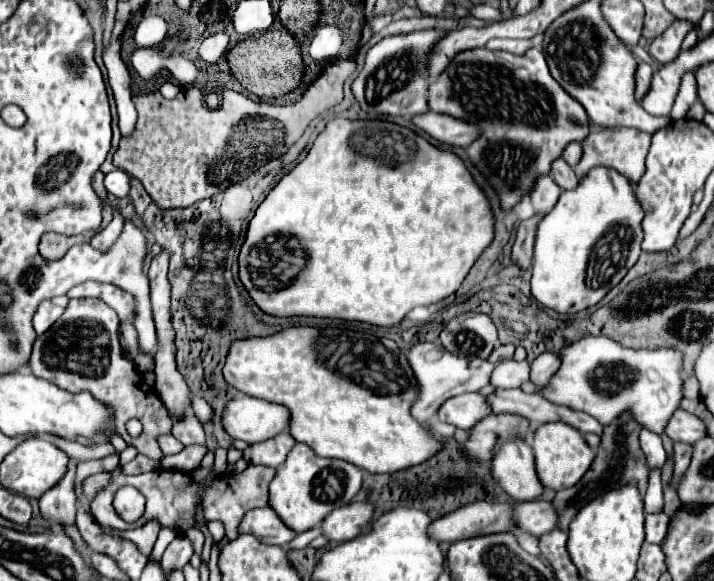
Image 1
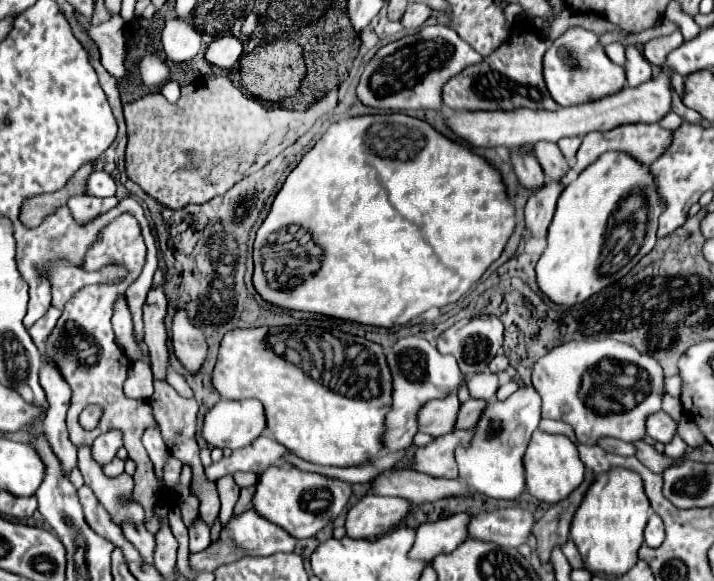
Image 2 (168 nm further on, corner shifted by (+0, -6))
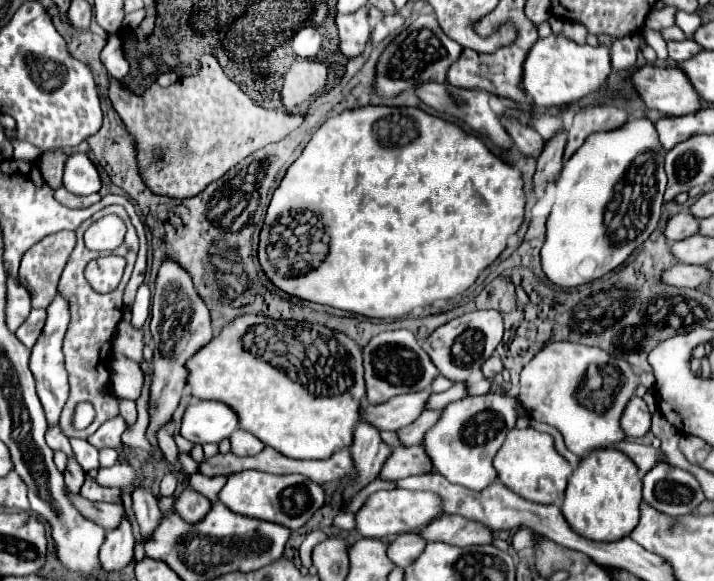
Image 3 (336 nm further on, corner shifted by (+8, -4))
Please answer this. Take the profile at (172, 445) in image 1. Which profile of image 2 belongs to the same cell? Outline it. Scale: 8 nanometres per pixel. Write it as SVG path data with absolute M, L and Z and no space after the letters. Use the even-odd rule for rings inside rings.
M147 428L141 440L143 440L143 446L145 446L147 452L149 452L151 462L155 464L155 474L157 474L157 478L163 480L163 468L165 468L167 458L169 458L169 448L167 448L161 432L155 430L155 428Z

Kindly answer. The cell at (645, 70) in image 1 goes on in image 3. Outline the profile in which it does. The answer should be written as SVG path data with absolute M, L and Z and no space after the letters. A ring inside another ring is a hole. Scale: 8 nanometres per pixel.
M627 34L623 38L613 40L611 44L611 66L615 70L627 70L631 66L635 66L637 60L637 52L641 50L641 34Z

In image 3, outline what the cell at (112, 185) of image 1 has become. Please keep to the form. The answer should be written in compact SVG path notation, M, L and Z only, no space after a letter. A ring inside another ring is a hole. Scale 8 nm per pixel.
M75 152L67 156L65 168L63 168L63 186L71 194L81 194L81 196L99 192L101 180L99 180L97 168L87 158L87 154Z

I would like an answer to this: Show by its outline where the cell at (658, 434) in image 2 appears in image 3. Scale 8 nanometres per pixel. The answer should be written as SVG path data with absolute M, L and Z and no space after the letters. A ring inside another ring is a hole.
M633 396L627 402L627 406L623 410L623 416L621 416L621 428L623 428L625 436L633 436L633 438L645 436L649 432L651 414L649 414L647 404L641 398Z

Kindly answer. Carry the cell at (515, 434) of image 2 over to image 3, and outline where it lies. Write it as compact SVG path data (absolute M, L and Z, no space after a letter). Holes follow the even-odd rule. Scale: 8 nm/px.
M505 394L465 396L447 404L441 412L441 418L425 432L421 442L435 472L443 474L449 482L471 490L483 490L489 486L489 482L497 478L497 472L493 470L493 458L501 448L505 434L515 428L515 406L517 400Z

